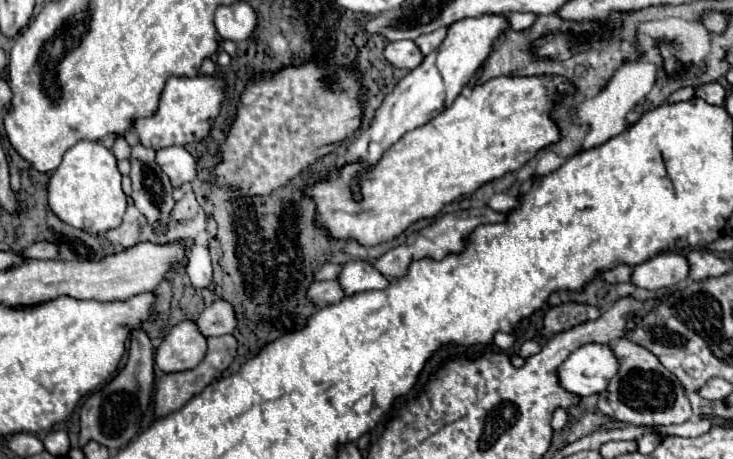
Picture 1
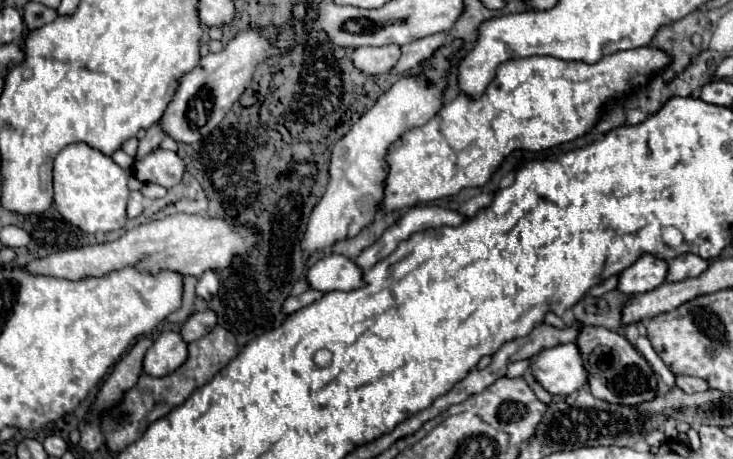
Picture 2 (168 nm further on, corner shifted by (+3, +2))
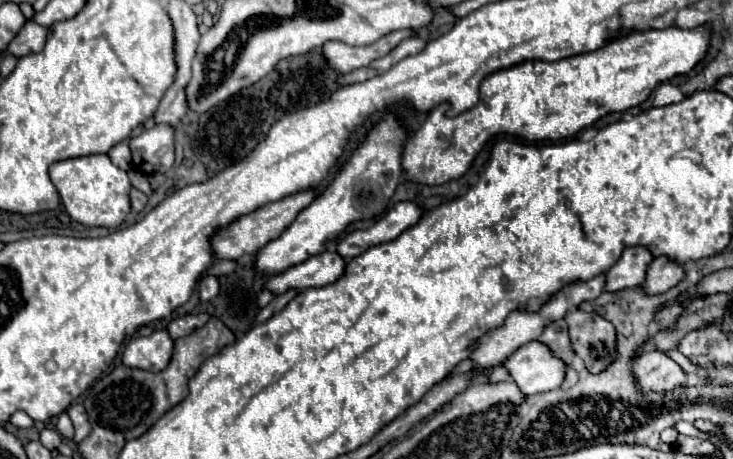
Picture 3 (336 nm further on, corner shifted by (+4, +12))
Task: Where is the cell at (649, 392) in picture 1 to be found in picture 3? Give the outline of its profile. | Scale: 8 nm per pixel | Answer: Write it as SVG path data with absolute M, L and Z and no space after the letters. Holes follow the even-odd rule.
M580 308L570 310L564 320L568 324L574 352L584 360L592 374L602 372L616 356L614 326L602 316L584 312Z

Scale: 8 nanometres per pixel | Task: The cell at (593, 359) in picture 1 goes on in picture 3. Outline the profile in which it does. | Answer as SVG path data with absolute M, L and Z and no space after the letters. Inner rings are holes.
M528 342L508 356L504 368L510 372L524 396L550 392L564 380L564 362L540 342Z

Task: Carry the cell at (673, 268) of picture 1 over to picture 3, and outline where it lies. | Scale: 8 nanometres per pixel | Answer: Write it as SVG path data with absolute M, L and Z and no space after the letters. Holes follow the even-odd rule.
M632 246L622 252L618 262L604 274L606 276L606 286L604 290L624 290L624 288L634 288L640 286L642 280L646 278L646 268L652 260L652 254L642 248L642 246Z

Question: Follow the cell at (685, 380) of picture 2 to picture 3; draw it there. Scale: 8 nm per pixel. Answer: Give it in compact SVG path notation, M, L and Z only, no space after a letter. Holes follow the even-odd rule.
M650 352L636 358L632 374L636 378L636 390L642 394L668 392L676 386L684 386L688 380L684 370L664 352Z

